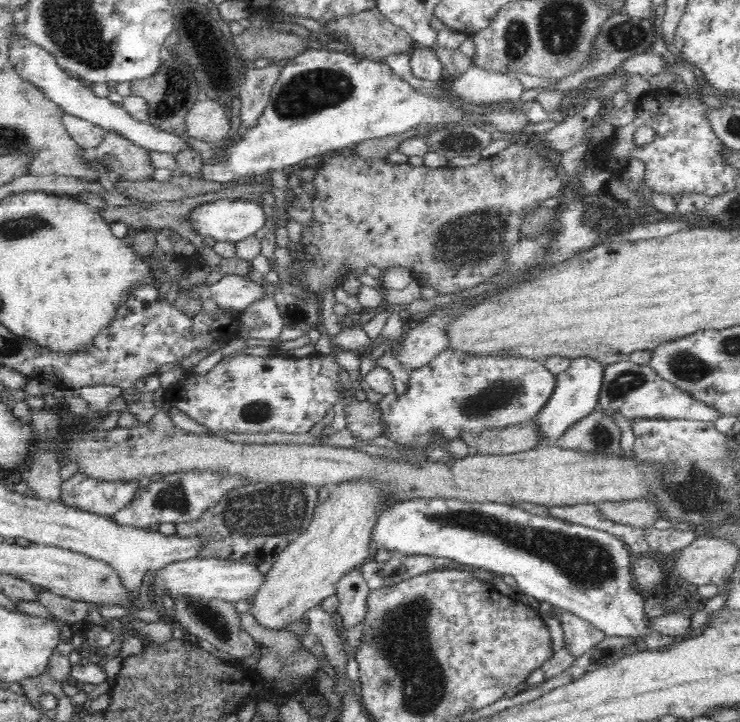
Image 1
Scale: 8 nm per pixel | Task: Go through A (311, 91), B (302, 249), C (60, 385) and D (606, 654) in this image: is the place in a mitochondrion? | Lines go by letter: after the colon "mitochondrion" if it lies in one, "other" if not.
A: mitochondrion
B: other
C: other
D: other

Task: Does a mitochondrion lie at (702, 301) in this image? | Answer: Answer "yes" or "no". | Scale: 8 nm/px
no

